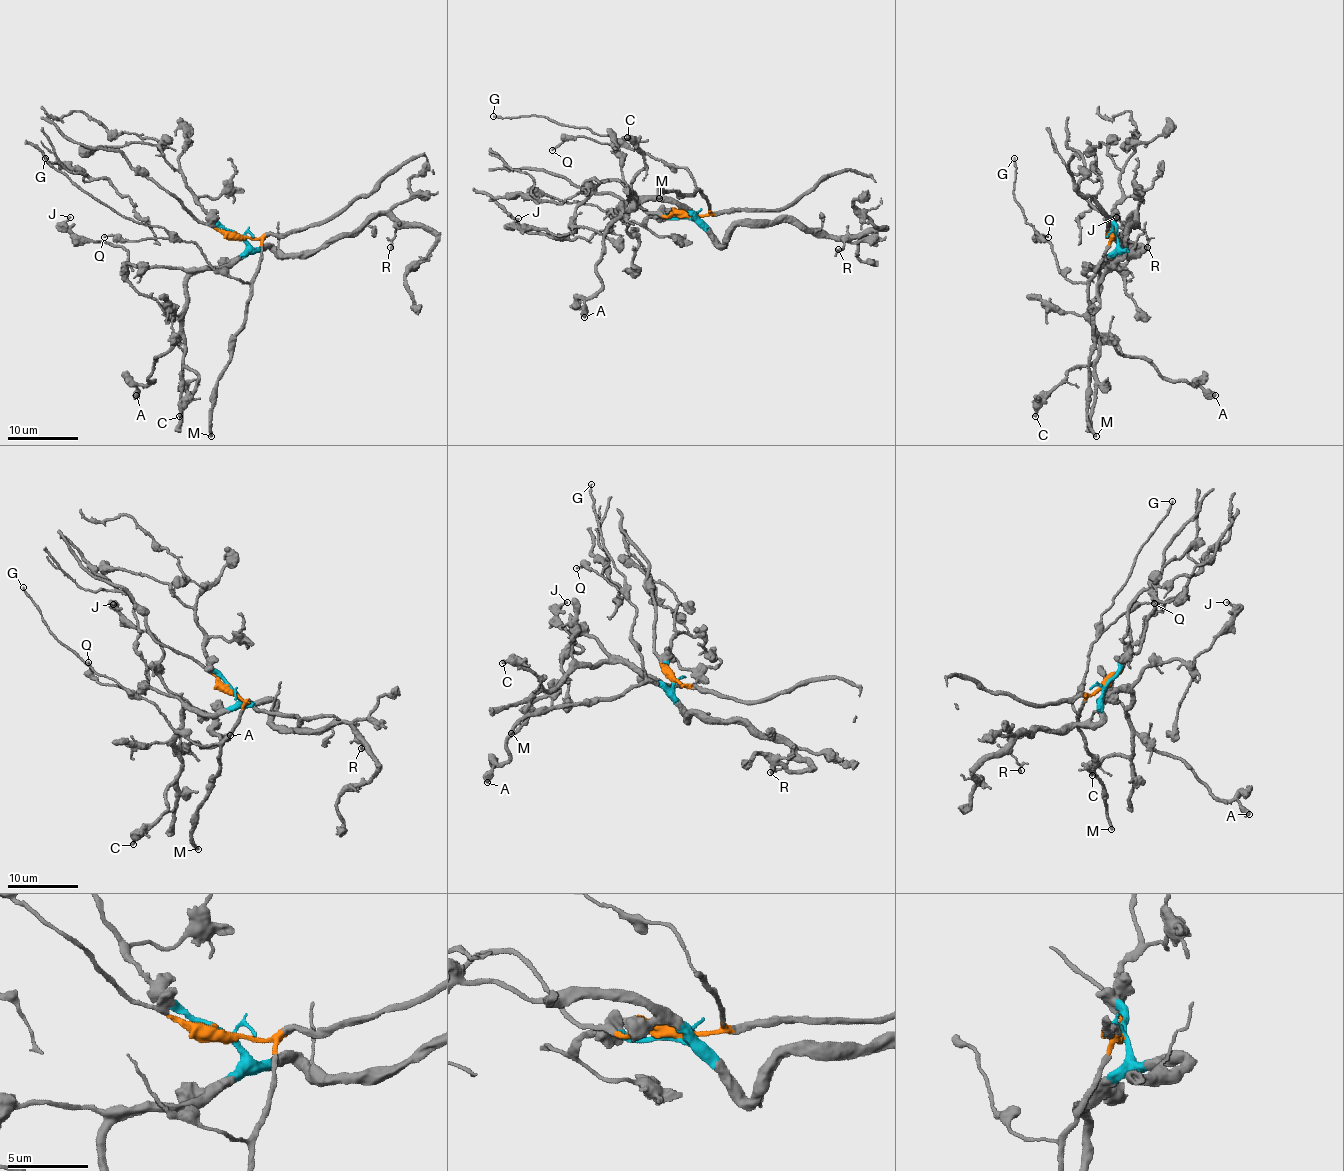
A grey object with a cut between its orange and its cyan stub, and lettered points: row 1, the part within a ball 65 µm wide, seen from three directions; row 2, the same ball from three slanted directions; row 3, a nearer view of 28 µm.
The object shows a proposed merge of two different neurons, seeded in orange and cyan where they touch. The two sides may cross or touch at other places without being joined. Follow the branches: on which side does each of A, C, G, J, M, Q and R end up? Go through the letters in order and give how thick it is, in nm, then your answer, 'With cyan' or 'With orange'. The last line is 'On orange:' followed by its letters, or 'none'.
A: Thickness 550 nm. With cyan
C: Thickness 280 nm. With cyan
G: Thickness 120 nm. With orange
J: Thickness 150 nm. With cyan
M: Thickness 280 nm. With orange
Q: Thickness 130 nm. With orange
R: Thickness 170 nm. With cyan
On orange: G, M, Q

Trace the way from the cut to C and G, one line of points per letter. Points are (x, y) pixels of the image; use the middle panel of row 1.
C: (687, 216), (695, 218), (675, 202), (634, 200), (631, 193), (632, 200), (645, 156), (627, 138)
G: (687, 216), (709, 213), (709, 205), (684, 168), (622, 147), (609, 134), (568, 127), (545, 116), (494, 116)

